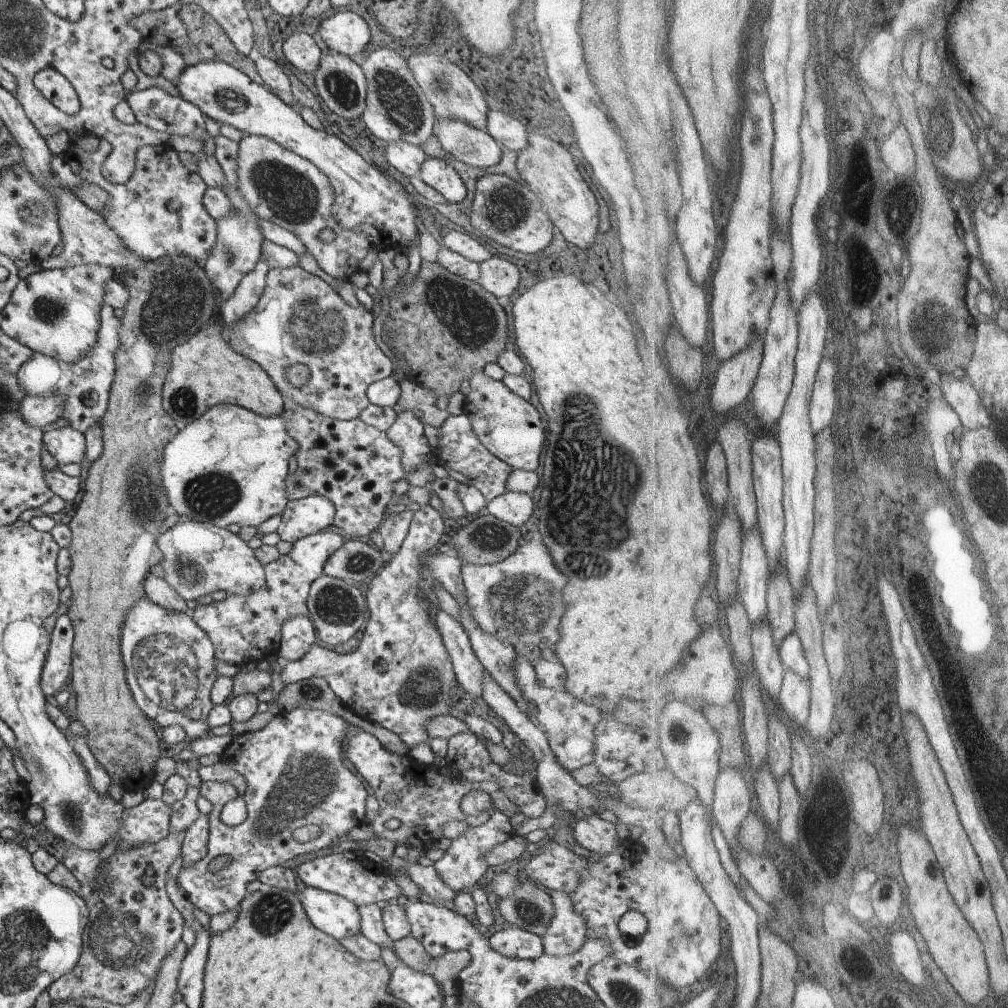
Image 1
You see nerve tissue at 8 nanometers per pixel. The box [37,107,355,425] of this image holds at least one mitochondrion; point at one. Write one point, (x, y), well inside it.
(175, 301)

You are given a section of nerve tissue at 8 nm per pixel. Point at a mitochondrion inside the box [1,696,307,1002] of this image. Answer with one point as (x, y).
(125, 933)

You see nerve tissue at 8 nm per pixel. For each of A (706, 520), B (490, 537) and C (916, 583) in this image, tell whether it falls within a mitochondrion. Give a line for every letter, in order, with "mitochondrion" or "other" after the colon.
A: other
B: mitochondrion
C: other

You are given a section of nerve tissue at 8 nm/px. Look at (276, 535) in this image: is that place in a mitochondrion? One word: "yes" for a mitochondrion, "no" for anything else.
no

